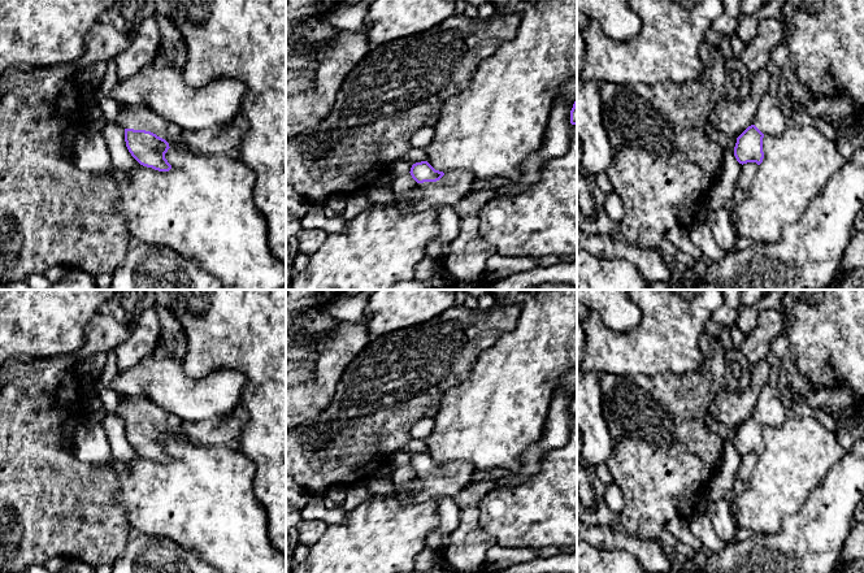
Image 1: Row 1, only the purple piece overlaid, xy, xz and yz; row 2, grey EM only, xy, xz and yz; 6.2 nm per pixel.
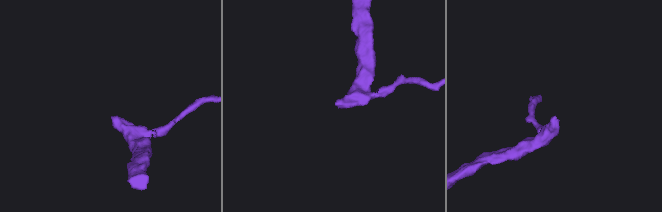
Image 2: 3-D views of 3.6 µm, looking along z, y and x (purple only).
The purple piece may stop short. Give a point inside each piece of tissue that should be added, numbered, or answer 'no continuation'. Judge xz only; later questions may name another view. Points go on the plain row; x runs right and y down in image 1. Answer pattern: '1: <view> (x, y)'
1: xz (455, 476)

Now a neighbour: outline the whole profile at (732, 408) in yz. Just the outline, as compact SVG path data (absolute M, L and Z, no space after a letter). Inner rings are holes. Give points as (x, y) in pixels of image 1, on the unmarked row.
M760 360L751 368L750 386L743 391L721 391L709 405L708 413L729 429L738 429L748 417L754 416L755 405L761 391L770 379L767 360Z

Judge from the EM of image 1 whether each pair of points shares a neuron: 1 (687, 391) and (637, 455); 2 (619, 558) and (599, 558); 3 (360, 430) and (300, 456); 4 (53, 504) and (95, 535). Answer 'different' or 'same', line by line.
1: same
2: same
3: same
4: same

